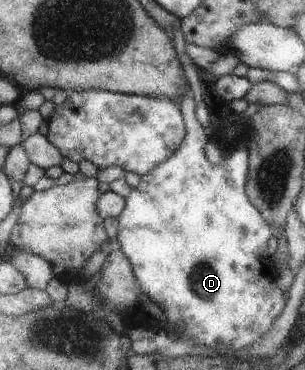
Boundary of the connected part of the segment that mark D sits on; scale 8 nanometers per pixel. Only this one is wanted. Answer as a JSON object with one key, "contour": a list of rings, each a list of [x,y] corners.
{"contour":[[[185,86],[181,95],[177,98],[179,109],[185,126],[185,135],[176,150],[166,159],[158,164],[152,171],[139,178],[138,184],[125,196],[124,206],[115,216],[117,222],[117,235],[115,239],[119,244],[119,251],[130,261],[134,270],[135,279],[138,281],[139,290],[152,302],[155,302],[163,311],[167,323],[171,326],[173,333],[170,338],[184,339],[190,344],[199,345],[216,353],[227,351],[242,351],[258,339],[262,339],[272,328],[275,318],[281,313],[285,305],[285,293],[276,284],[275,269],[272,260],[266,250],[266,241],[273,235],[273,228],[265,222],[261,214],[248,202],[244,190],[244,181],[247,169],[247,140],[234,143],[234,149],[230,156],[220,161],[220,164],[210,164],[203,153],[206,141],[203,128],[194,117],[194,100],[190,87]]]}

